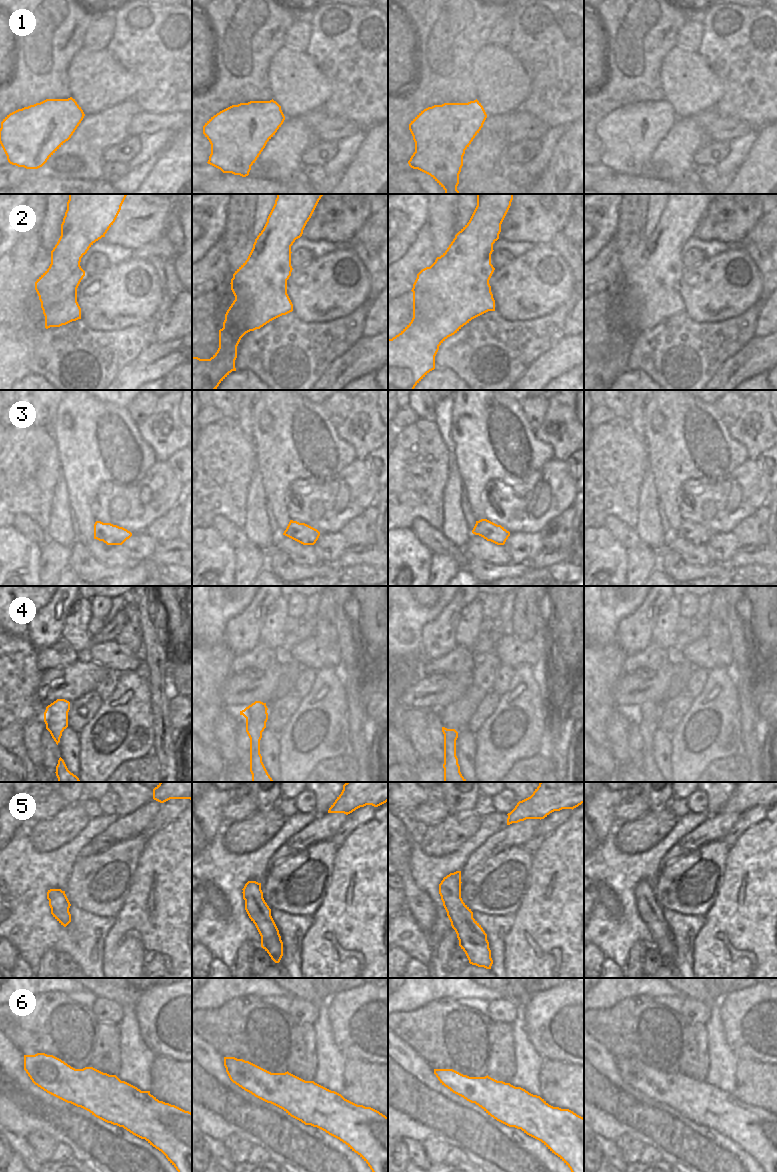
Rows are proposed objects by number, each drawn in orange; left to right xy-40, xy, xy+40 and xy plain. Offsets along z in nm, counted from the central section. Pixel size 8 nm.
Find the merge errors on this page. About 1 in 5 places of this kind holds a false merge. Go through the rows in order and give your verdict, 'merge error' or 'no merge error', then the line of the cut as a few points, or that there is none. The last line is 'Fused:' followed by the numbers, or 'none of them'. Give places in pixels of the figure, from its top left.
1: no merge error | no cut
2: no merge error | no cut
3: no merge error | no cut
4: no merge error | no cut
5: no merge error | no cut
6: no merge error | no cut
Fused: none of them

